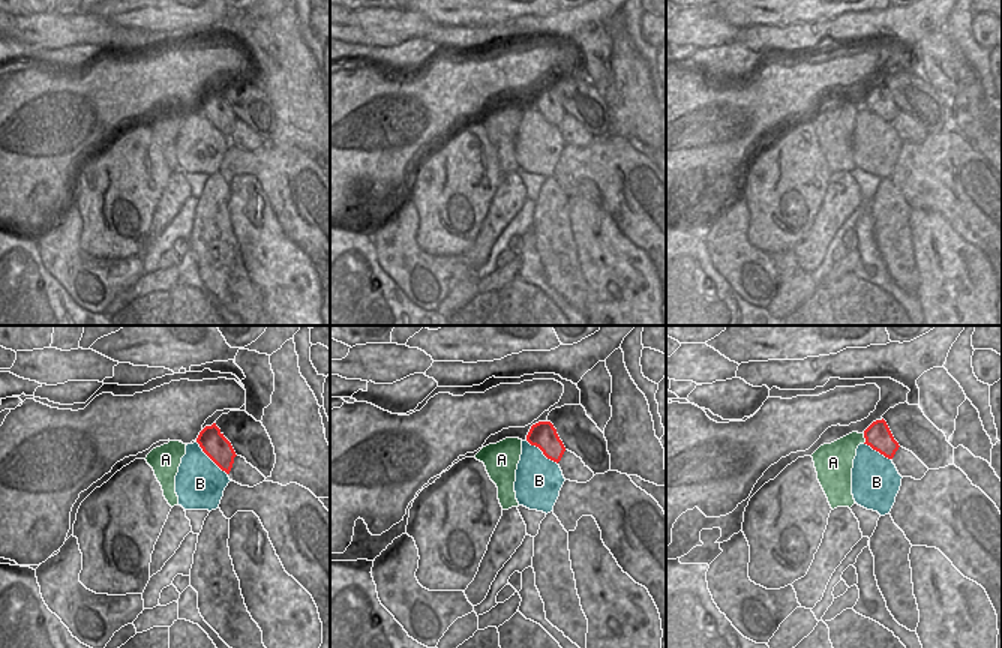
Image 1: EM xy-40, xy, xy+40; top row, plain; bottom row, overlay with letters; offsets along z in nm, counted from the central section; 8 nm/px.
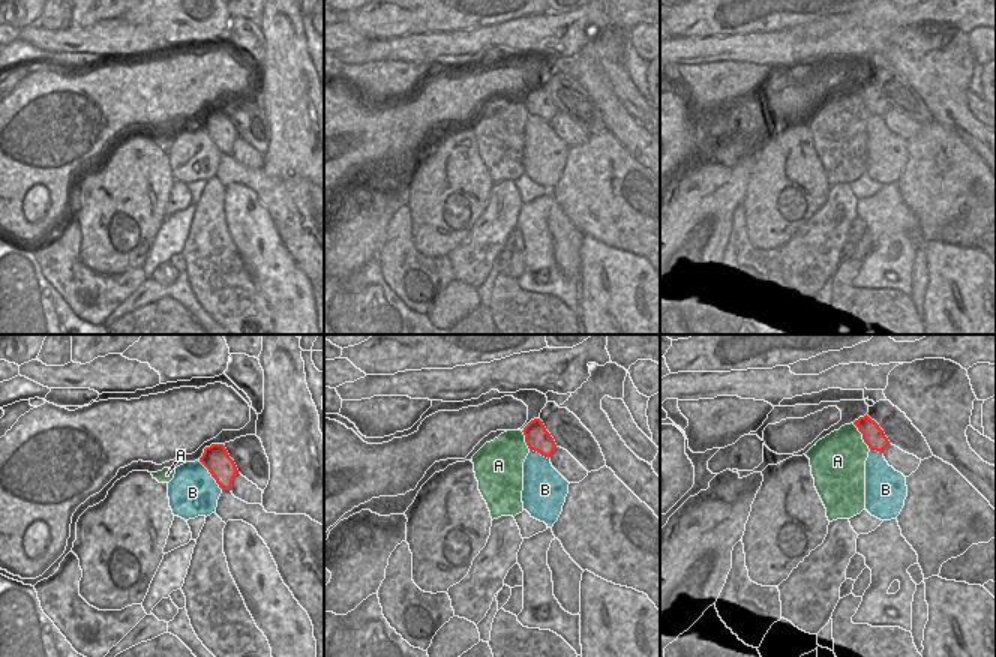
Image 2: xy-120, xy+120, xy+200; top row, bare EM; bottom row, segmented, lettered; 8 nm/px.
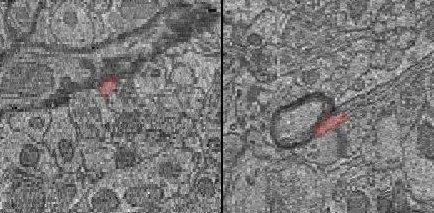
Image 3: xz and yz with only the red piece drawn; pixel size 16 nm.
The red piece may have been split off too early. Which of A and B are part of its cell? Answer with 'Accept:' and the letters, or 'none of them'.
Accept: A

